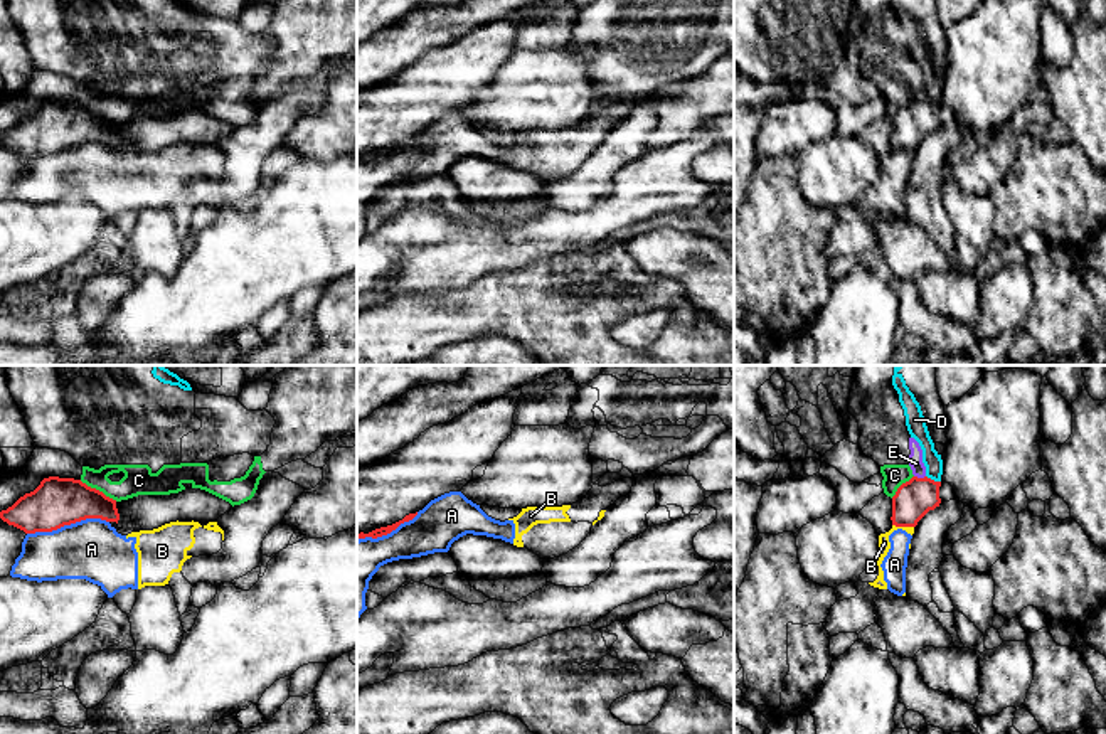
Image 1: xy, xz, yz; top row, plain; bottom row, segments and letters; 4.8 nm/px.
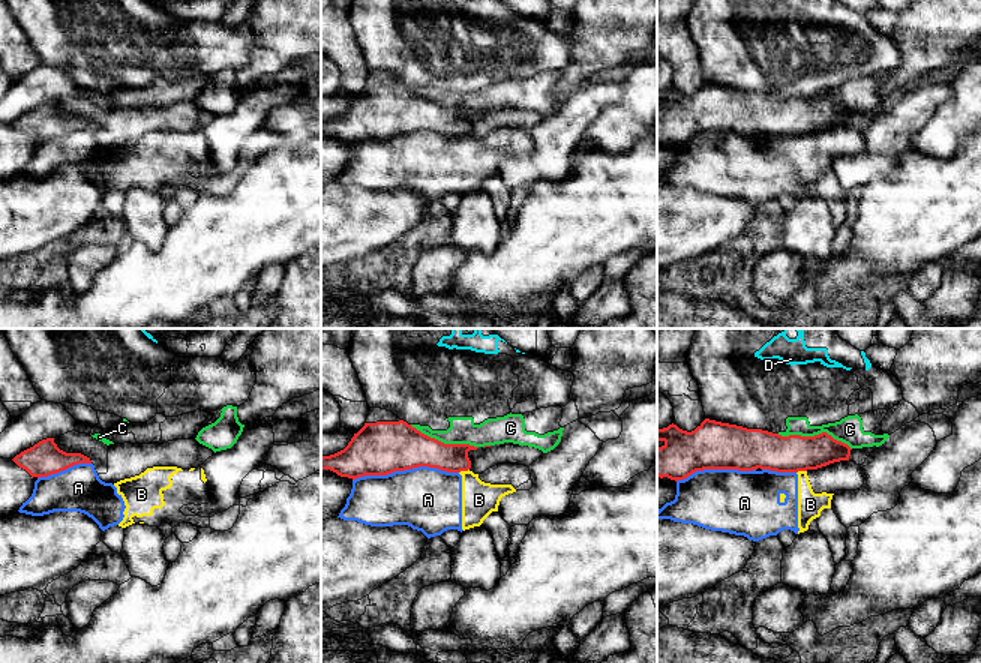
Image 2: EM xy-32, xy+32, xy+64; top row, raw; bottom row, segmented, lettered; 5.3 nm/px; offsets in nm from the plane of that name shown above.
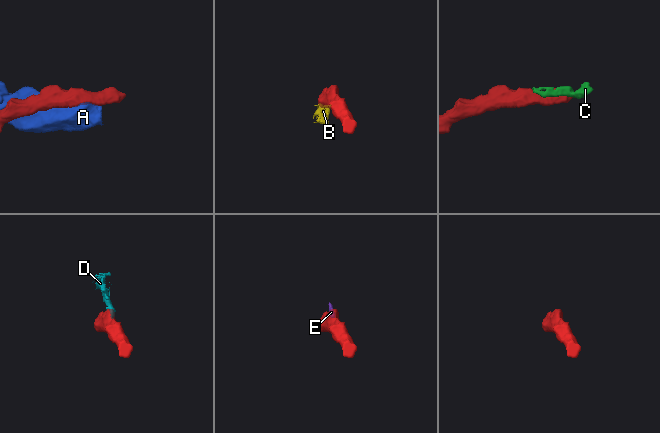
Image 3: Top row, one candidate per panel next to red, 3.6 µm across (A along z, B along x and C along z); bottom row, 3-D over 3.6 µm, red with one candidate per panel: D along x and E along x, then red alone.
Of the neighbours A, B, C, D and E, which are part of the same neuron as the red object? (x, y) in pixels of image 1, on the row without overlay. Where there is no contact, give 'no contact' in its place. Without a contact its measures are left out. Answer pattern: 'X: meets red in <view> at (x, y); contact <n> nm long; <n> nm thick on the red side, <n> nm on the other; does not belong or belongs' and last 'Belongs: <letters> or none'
A: meets red in xy at (68, 147); contact 400 nm long; 240 nm thick on the red side, 300 nm on the other; does not belong
B: meets red in yz at (903, 148); contact 110 nm long; 180 nm thick on the red side, 60 nm on the other; does not belong
C: meets red in xy at (98, 113); contact 200 nm long; 240 nm thick on the red side, 140 nm on the other; does not belong
D: meets red in yz at (933, 103); contact 80 nm long; 180 nm thick on the red side, 90 nm on the other; does not belong
E: meets red in yz at (919, 101); contact 60 nm long; 180 nm thick on the red side, 70 nm on the other; does not belong
Belongs: none

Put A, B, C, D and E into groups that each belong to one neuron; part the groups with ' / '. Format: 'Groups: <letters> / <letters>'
Groups: A B / C D E

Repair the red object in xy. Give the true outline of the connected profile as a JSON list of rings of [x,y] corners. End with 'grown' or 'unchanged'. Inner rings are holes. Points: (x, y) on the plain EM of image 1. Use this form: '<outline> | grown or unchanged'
[[[49,99],[0,135],[0,141],[25,157],[52,155],[86,141],[120,143],[116,123],[81,103]]] | unchanged

